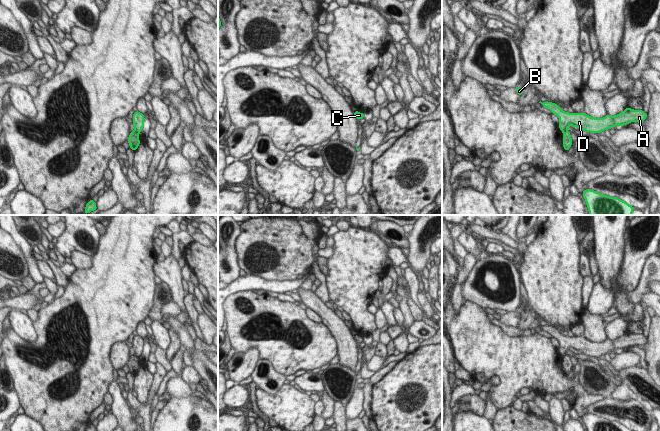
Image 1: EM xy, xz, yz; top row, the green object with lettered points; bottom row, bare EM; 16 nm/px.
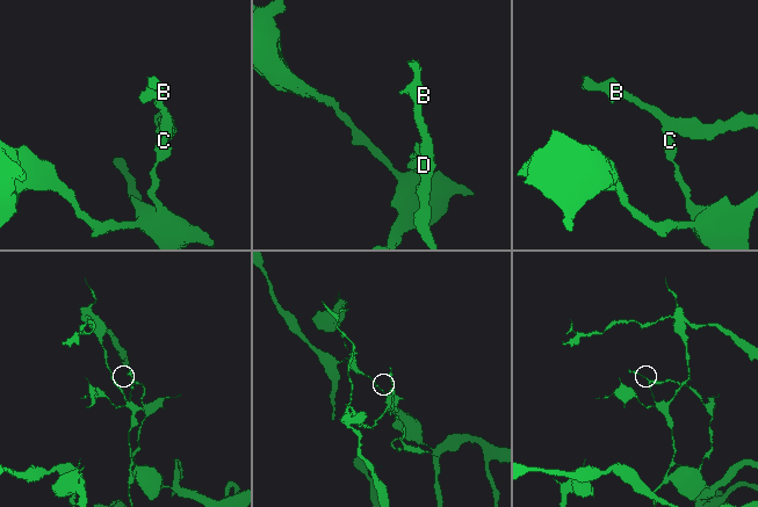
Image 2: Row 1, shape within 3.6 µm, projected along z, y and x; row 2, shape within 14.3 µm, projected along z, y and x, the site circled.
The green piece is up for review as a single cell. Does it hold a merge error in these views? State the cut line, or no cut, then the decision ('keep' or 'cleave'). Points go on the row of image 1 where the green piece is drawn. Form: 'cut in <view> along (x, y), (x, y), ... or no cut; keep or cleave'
cut in xy along (133, 131), (138, 133); cleave

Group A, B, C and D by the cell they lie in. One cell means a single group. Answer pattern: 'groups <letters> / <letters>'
groups A B D / C

